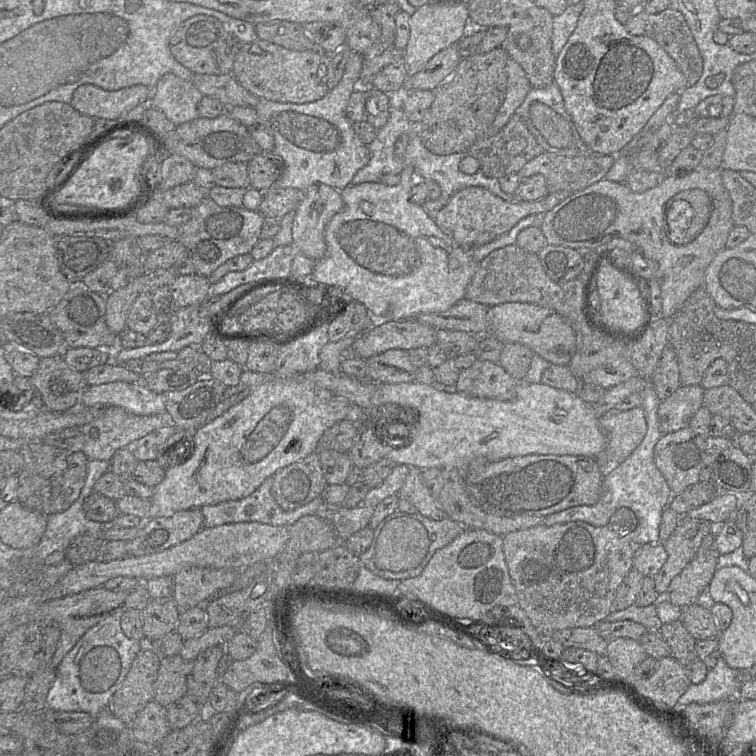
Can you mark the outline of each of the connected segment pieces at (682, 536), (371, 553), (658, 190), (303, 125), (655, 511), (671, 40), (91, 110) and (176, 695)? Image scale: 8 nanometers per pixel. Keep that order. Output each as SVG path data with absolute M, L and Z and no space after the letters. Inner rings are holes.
M681 516L678 526L663 543L668 558L654 575L655 590L665 597L671 581L694 559L704 537L717 527L709 521Z
M396 510L374 529L371 545L359 555L360 563L375 575L388 580L402 581L417 577L433 554L451 543L464 529L464 526L449 517L433 520L418 512L408 514Z
M697 168L683 176L666 175L663 182L642 193L631 191L625 183L607 179L599 180L581 191L572 193L543 215L540 226L547 244L563 246L578 251L601 250L613 239L622 238L633 243L648 260L656 263L656 280L660 284L662 311L660 317L670 320L683 306L688 297L697 289L704 287L705 273L714 257L726 247L727 238L734 227L732 218L732 199L723 184L721 169L707 170ZM699 189L710 198L710 217L695 240L686 245L675 245L667 237L666 210L676 194L685 190Z
M352 53L340 81L319 100L303 104L260 100L256 105L261 125L274 139L273 152L282 161L281 174L272 187L304 192L313 185L326 184L341 191L368 163L369 149L356 135L353 123L346 116L349 97L360 86L363 62L362 54Z
M647 385L640 392L640 395L641 407L645 412L647 432L644 439L629 457L620 464L611 466L605 472L599 500L594 505L574 506L548 515L543 518L543 524L551 526L583 521L595 527L605 526L617 509L626 507L632 510L638 519L638 525L631 533L632 543L635 546L645 543L659 543L662 512L667 507L673 493L654 463L654 447L662 436L657 415L661 401L651 385Z
M671 8L656 14L637 9L624 26L631 35L646 36L656 41L675 60L685 77L687 87L698 82L703 72L703 60L682 13Z
M83 84L73 92L70 106L93 119L116 120L139 104L148 104L150 96L151 89L144 85L106 91L92 84Z
M180 655L162 656L154 683L154 701L168 707L187 694L187 678L193 661Z

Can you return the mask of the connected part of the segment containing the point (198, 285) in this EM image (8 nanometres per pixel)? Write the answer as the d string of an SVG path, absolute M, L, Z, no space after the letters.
M199 274L177 276L168 288L177 308L204 304L209 299L210 283Z

